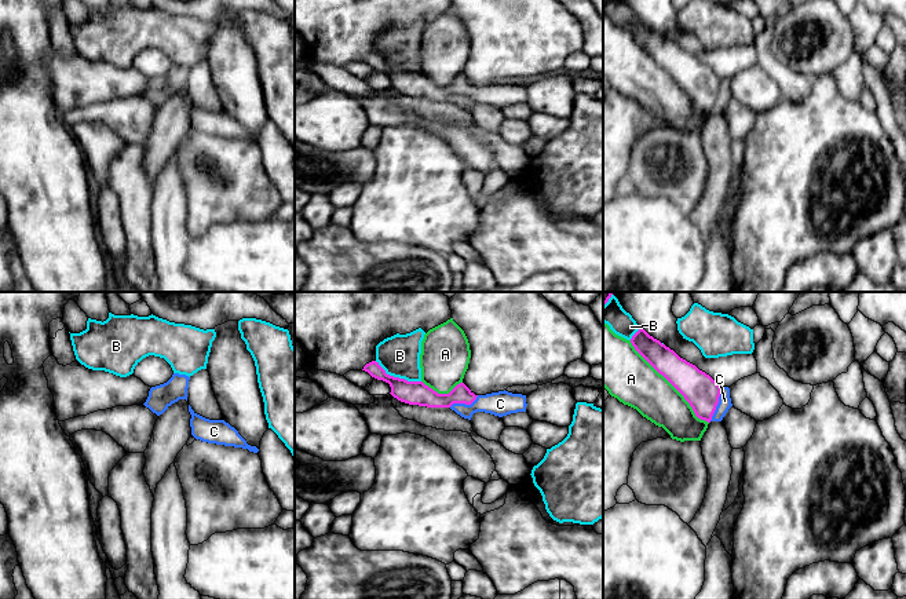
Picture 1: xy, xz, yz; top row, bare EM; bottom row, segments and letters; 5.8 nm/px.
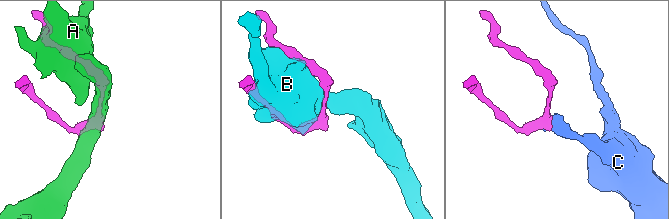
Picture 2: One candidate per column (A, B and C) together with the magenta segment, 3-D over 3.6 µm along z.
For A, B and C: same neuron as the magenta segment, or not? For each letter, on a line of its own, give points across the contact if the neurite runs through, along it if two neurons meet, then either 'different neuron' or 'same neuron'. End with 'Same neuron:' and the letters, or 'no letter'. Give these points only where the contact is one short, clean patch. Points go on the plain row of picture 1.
A: different neuron
B: different neuron
C: runs through yz (700, 81), (718, 94), (724, 92); same neuron
Same neuron: C

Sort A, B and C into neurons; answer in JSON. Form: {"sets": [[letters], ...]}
{"sets": [["A"], ["B"], ["C"]]}

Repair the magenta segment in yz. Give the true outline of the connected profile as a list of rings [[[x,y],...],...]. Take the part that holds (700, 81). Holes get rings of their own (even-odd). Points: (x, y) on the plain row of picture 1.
[[[642,19],[632,28],[631,34],[684,88],[698,110],[708,114],[723,112],[733,98],[728,78],[720,78],[709,66]]]

